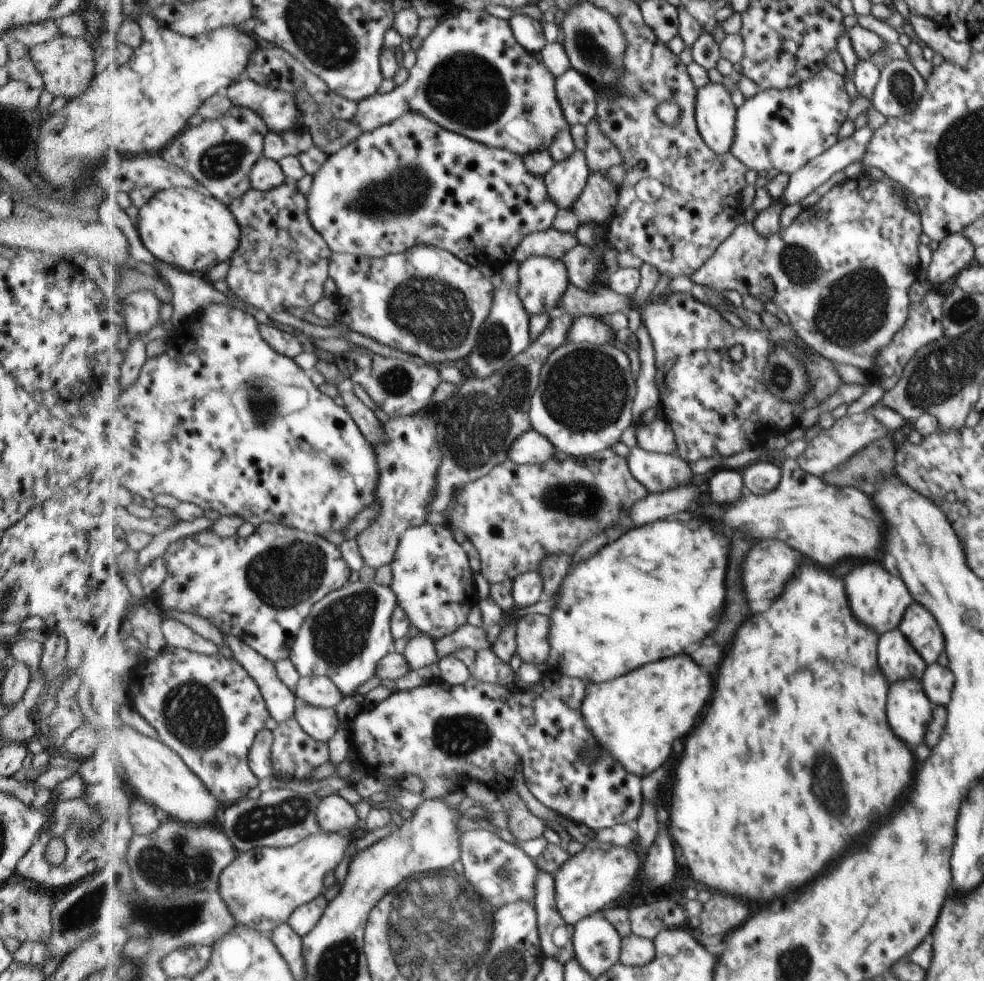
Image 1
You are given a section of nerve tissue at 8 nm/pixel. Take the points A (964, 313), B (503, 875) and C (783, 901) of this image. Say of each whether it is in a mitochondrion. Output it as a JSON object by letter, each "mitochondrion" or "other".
{"A":"mitochondrion","B":"mitochondrion","C":"other"}

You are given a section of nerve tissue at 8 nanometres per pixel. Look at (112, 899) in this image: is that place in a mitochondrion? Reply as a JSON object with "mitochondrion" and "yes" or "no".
{"mitochondrion":"yes"}

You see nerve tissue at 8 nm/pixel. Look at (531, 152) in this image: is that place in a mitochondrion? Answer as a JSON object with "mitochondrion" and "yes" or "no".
{"mitochondrion":"no"}

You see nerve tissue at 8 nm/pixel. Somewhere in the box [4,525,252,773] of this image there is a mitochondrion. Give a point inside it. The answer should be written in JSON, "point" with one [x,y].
{"point":[191,713]}

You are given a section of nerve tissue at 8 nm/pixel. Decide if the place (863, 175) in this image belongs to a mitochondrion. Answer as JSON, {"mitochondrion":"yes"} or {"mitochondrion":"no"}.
{"mitochondrion":"no"}

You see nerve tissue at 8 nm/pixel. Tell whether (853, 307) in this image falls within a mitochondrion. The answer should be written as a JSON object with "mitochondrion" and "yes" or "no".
{"mitochondrion":"yes"}

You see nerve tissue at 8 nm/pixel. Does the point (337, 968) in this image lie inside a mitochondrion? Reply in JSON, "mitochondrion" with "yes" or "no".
{"mitochondrion":"yes"}

